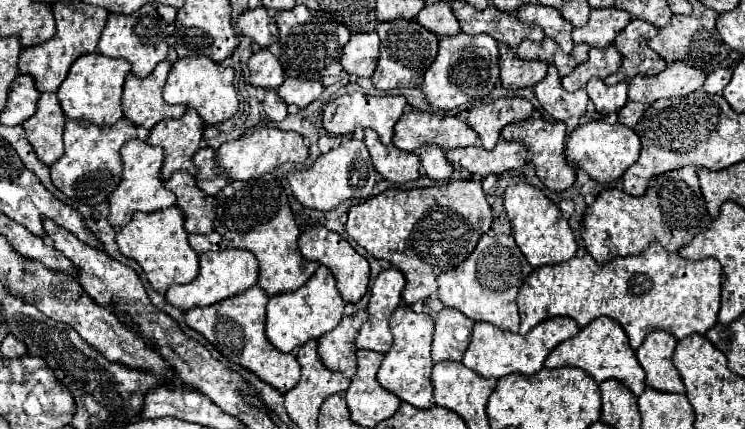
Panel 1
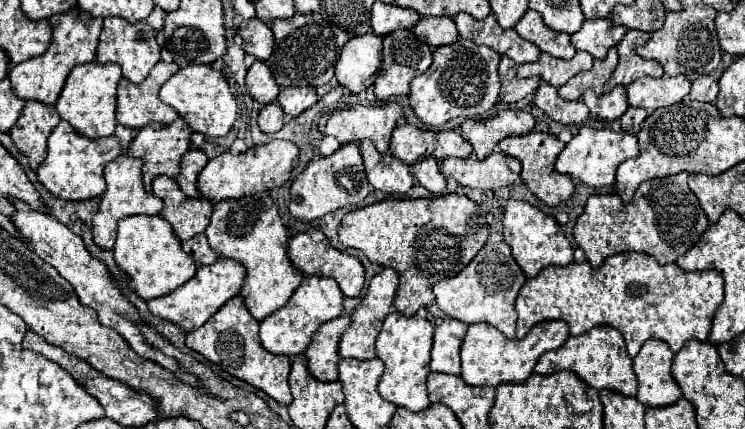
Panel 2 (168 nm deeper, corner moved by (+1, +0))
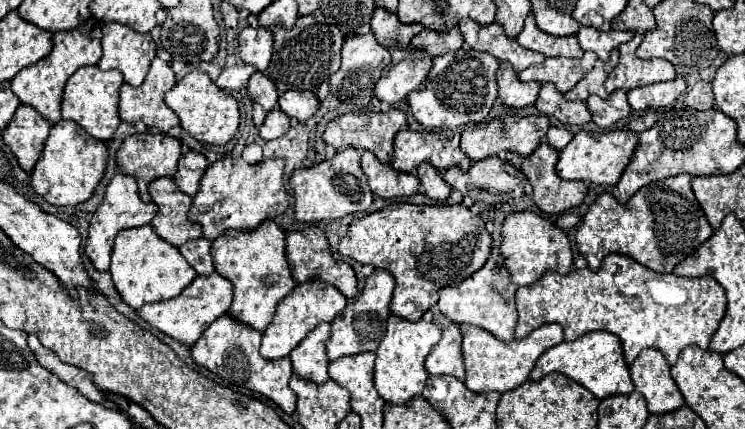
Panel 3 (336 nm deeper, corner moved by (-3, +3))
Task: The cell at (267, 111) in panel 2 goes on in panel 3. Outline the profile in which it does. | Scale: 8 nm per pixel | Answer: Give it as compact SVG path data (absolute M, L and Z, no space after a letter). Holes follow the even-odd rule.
M272 109L270 113L266 113L266 119L260 127L260 137L266 141L276 139L282 137L288 129L290 129L290 119L280 109Z

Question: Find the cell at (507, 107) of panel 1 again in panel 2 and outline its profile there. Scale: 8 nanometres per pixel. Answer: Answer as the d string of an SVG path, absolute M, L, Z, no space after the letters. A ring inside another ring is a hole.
M502 110L492 120L466 120L462 124L462 138L472 144L474 156L484 160L494 146L508 136L524 136L534 130L534 116L524 110Z

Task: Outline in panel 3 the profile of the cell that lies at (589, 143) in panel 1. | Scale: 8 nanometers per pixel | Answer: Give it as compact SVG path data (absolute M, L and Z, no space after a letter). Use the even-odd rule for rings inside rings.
M614 129L614 131L578 131L572 141L560 151L560 159L556 163L556 173L562 179L570 181L586 181L596 185L616 185L638 147L638 135L628 129Z

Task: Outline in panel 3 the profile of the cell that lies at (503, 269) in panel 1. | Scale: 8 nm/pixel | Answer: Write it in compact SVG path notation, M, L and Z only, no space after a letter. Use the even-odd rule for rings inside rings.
M494 247L488 261L476 275L470 275L462 283L454 287L444 287L440 289L440 299L438 299L438 309L454 323L462 325L478 325L486 331L490 331L494 337L504 339L506 343L514 339L514 329L518 325L518 311L516 311L516 285L508 277L508 271L504 267L504 257L500 251Z

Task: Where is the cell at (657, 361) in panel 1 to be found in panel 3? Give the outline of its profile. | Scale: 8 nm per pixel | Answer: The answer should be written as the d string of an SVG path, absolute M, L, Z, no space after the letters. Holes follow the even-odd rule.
M654 347L644 349L630 365L630 375L636 391L644 395L650 413L670 413L684 405L684 397L672 379L662 351Z

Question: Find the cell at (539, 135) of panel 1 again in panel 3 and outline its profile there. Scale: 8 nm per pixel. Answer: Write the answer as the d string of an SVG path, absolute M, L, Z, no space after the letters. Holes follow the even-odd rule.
M540 143L540 147L536 147L536 151L532 155L516 155L514 151L504 153L506 161L512 163L514 167L518 167L528 177L528 181L532 185L532 199L544 213L562 213L566 209L578 207L586 195L586 185L582 181L566 181L556 175L554 165L558 161L558 153L560 151L550 147L548 143Z

